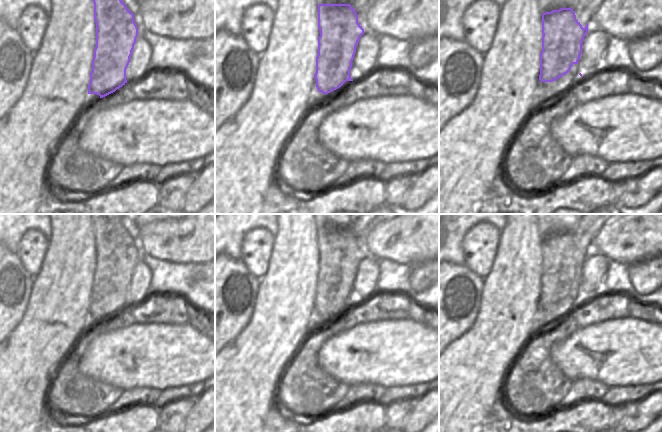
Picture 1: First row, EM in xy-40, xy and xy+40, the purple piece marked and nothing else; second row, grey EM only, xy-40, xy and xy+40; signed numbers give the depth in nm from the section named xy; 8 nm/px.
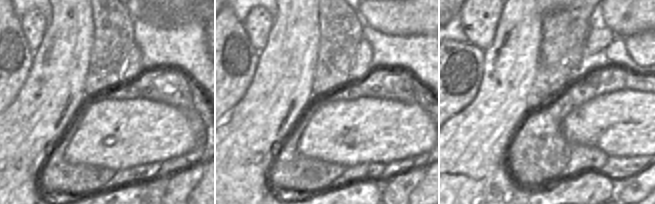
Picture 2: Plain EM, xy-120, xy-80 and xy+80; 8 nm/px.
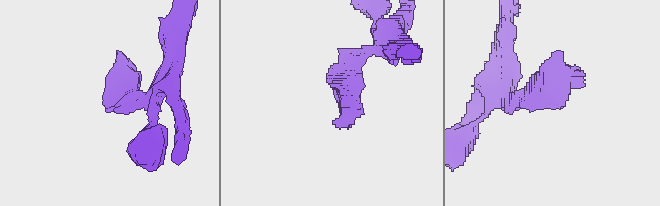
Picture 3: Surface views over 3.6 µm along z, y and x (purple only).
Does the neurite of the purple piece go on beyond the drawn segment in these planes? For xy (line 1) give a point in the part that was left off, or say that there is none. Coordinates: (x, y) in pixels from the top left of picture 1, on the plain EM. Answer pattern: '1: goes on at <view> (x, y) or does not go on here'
1: does not go on here

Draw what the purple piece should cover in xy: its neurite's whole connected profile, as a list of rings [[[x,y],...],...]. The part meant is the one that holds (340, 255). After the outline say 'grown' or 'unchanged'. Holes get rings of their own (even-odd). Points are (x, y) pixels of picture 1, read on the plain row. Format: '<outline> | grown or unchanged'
[[[350,228],[318,229],[318,279],[316,281],[316,311],[319,316],[328,318],[340,312],[346,305],[353,305],[350,300],[356,271],[364,253],[358,247],[358,239]]] | unchanged

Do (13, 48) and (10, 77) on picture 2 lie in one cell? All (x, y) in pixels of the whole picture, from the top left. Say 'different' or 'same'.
same

